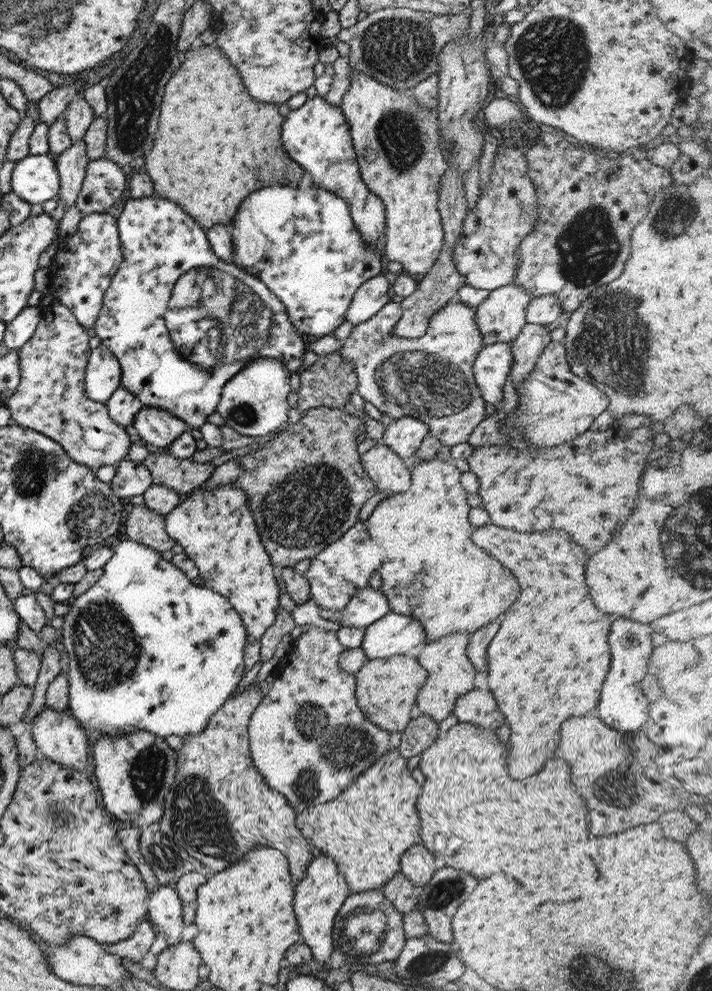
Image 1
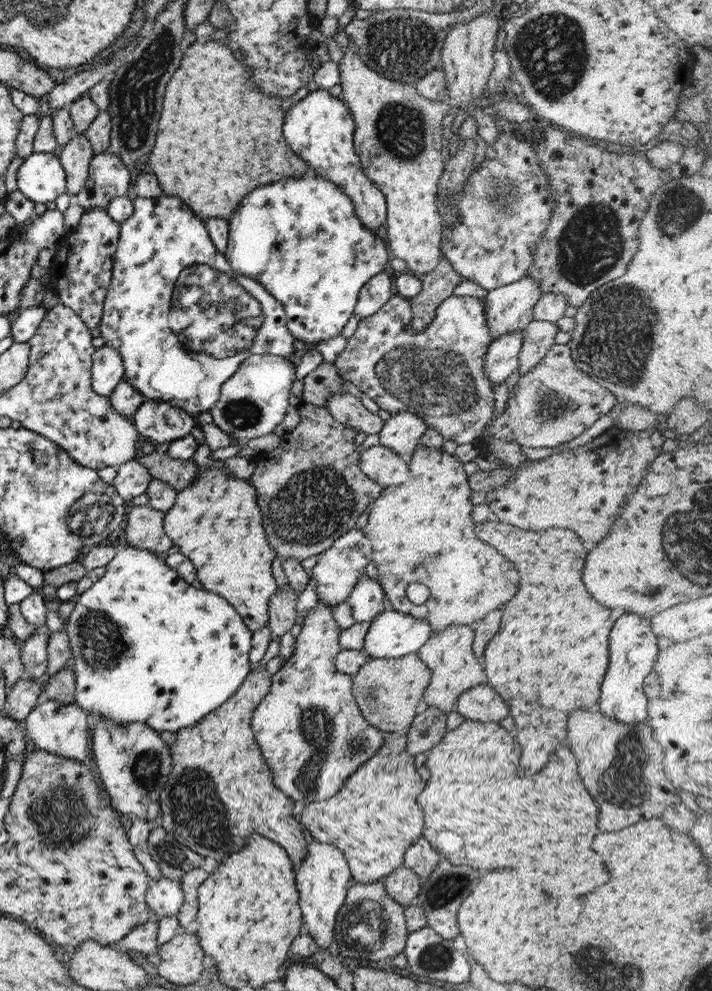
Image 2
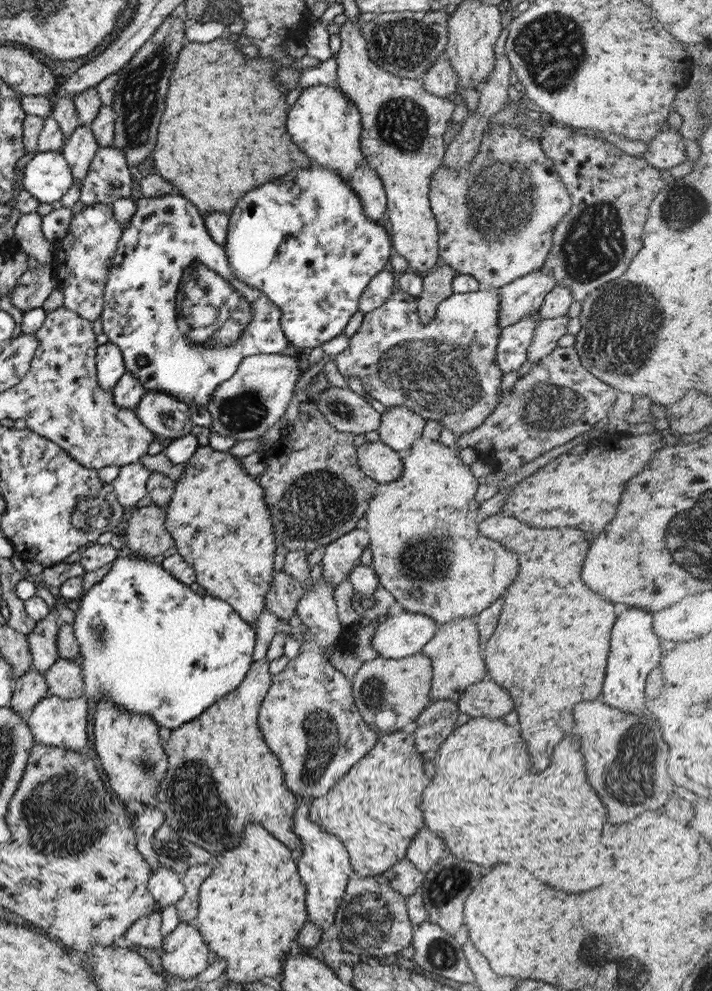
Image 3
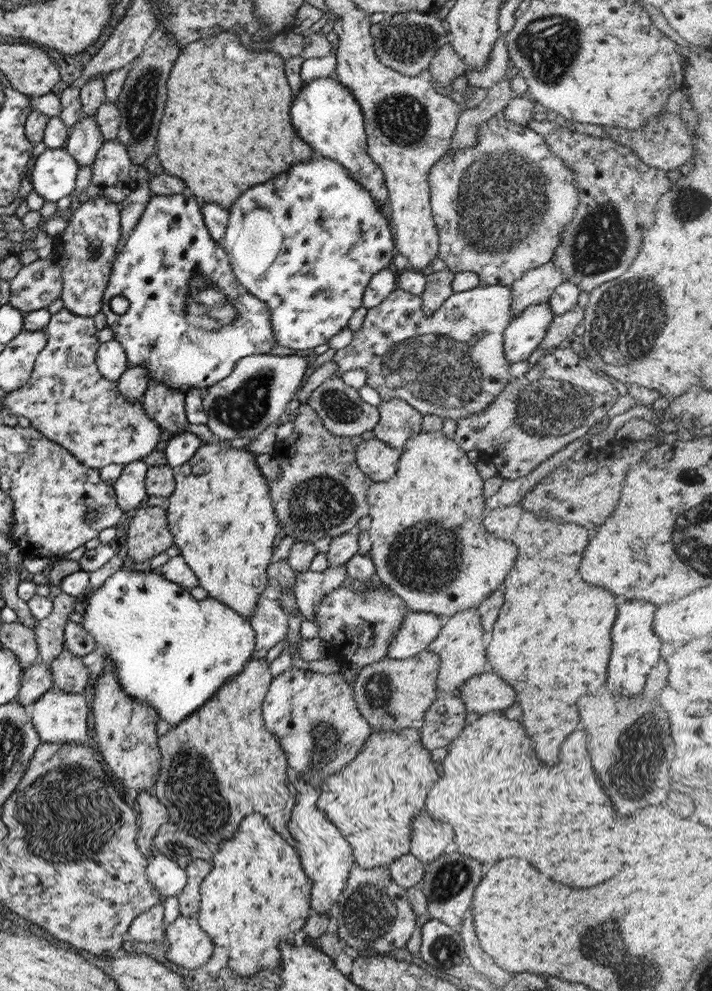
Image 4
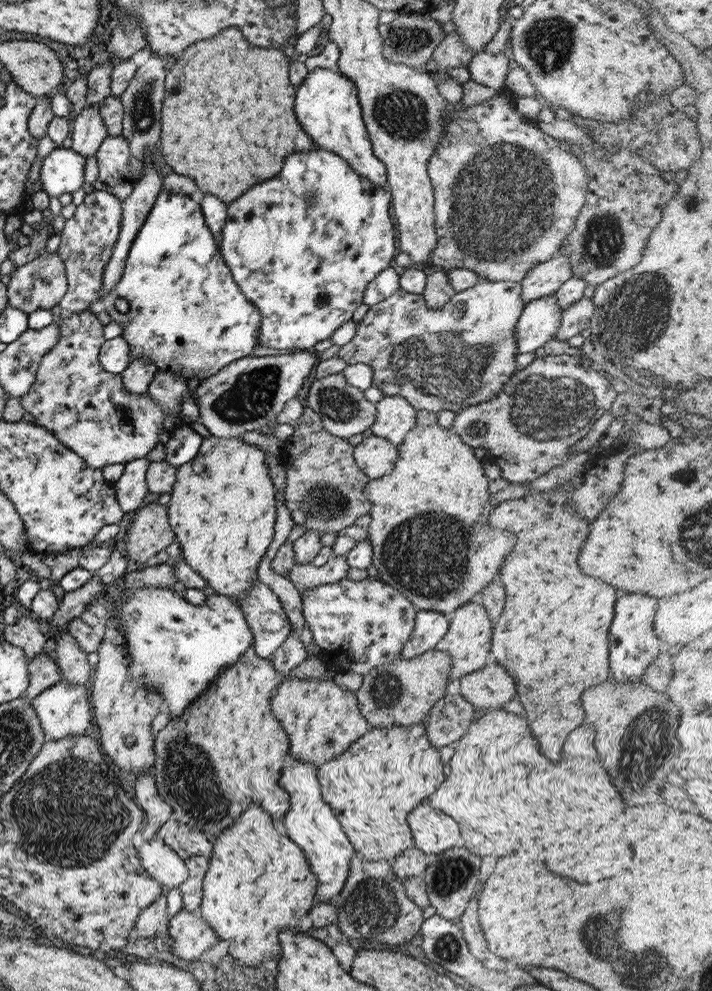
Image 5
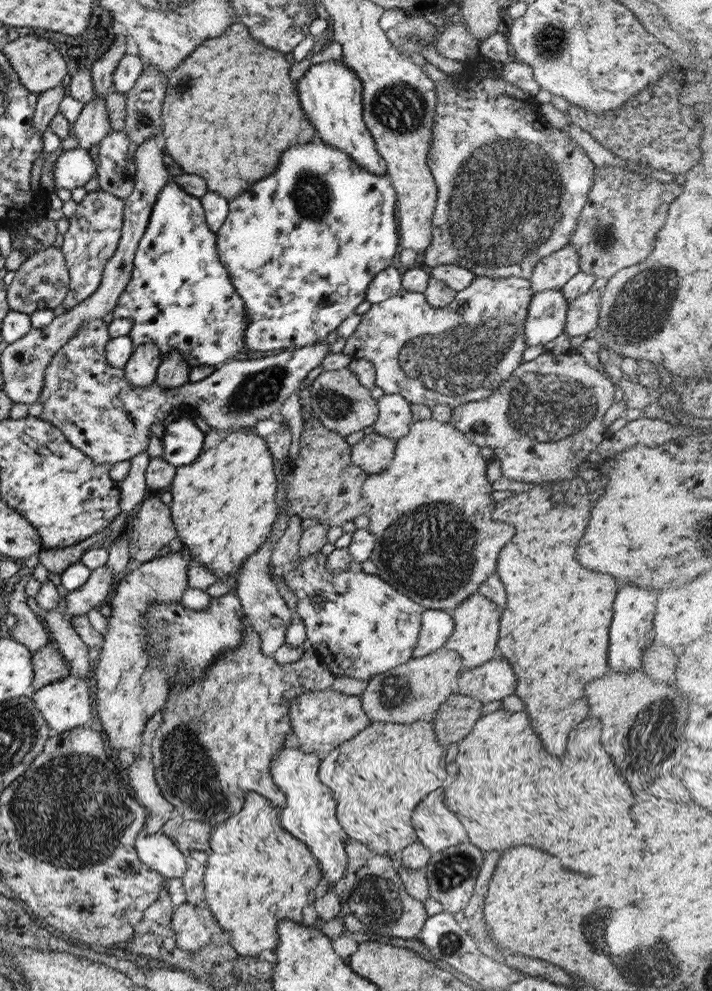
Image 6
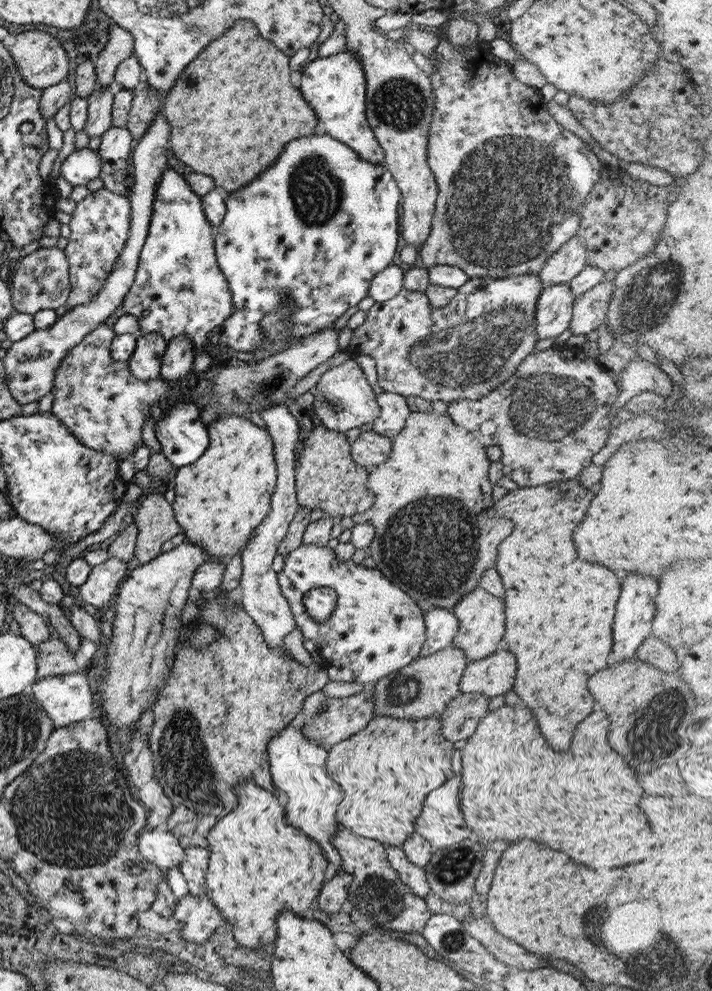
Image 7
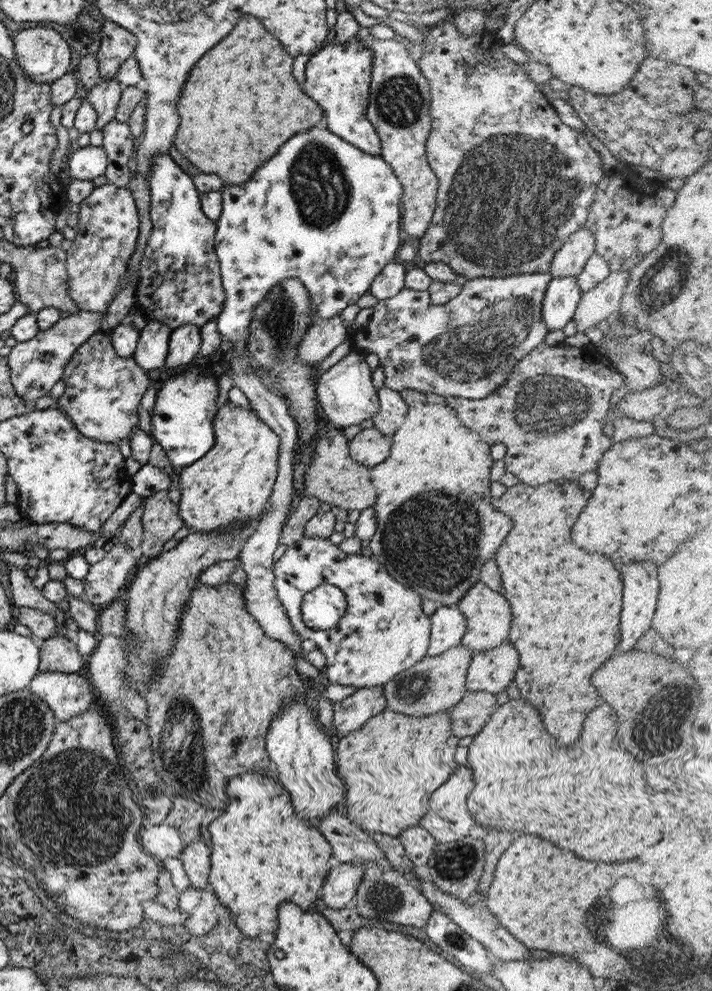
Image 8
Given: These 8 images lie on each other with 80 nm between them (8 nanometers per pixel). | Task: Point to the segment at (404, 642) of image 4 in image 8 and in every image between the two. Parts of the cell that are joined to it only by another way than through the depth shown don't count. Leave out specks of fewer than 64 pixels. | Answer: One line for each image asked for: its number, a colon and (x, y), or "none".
5: (429, 627)
6: (436, 625)
7: (441, 625)
8: (447, 625)

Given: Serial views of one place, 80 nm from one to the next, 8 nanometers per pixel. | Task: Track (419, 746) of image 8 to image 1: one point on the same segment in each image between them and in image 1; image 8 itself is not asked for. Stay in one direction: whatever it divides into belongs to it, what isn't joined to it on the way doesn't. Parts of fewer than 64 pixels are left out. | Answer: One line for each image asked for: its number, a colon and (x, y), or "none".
1: (365, 829)
2: (374, 817)
3: (374, 809)
4: (371, 800)
5: (374, 784)
6: (378, 777)
7: (385, 770)

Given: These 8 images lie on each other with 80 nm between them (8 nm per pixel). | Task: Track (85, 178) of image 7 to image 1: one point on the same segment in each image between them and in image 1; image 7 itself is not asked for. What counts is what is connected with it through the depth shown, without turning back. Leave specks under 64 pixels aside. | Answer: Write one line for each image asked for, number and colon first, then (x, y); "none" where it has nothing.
1: (33, 179)
2: (40, 178)
3: (46, 176)
4: (51, 174)
5: (61, 171)
6: (74, 167)

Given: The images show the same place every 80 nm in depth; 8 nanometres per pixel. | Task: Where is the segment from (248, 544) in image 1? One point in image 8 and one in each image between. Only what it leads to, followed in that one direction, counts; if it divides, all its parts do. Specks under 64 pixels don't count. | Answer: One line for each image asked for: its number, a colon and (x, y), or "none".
2: (214, 522)
3: (216, 516)
4: (220, 515)
5: (222, 508)
6: (222, 508)
7: (220, 498)
8: (230, 483)

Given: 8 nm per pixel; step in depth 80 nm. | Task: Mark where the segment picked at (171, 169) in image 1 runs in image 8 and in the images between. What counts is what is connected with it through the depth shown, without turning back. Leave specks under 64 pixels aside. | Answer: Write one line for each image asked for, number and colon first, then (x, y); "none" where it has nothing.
2: (218, 138)
3: (222, 132)
4: (222, 138)
5: (213, 130)
6: (212, 126)
7: (221, 114)
8: (229, 124)

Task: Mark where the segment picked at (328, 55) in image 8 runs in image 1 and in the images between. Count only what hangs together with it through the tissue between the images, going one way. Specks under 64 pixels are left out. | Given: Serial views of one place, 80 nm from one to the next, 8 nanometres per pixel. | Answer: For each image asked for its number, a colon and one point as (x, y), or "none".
1: (316, 136)
2: (318, 128)
3: (322, 122)
4: (325, 115)
5: (326, 104)
6: (329, 93)
7: (334, 86)

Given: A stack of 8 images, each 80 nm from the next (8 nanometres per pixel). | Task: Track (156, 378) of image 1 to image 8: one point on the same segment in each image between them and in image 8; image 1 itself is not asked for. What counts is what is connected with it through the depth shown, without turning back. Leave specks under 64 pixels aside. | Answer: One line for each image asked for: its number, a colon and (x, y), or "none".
2: (182, 322)
3: (182, 322)
4: (188, 320)
5: (185, 314)
6: (179, 297)
7: (178, 289)
8: (179, 282)

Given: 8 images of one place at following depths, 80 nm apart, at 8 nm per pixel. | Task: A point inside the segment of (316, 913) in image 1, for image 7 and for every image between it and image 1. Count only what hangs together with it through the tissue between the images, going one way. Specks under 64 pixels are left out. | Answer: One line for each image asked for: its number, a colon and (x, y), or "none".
2: (322, 878)
3: (323, 867)
4: (324, 855)
5: (309, 822)
6: (308, 815)
7: (297, 769)

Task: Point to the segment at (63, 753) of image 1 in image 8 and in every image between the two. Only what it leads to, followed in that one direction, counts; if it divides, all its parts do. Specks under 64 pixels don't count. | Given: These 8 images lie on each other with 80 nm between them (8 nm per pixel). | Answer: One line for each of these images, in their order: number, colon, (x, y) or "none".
2: (54, 727)
3: (53, 721)
4: (58, 717)
5: (63, 709)
6: (64, 704)
7: (66, 698)
8: (66, 694)

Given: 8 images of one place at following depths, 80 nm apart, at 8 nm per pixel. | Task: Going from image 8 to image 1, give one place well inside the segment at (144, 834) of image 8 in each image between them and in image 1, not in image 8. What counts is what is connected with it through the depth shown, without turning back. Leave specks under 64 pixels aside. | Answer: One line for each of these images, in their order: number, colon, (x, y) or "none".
1: (163, 908)
2: (164, 897)
3: (164, 886)
4: (166, 877)
5: (160, 863)
6: (157, 851)
7: (160, 847)

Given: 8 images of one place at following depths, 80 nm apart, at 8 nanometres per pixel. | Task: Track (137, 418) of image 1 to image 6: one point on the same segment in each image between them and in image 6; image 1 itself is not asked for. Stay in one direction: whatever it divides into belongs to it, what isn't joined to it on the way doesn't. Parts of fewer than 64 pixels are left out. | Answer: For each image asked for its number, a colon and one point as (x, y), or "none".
2: (159, 423)
3: (166, 418)
4: (164, 405)
5: (166, 389)
6: (172, 372)

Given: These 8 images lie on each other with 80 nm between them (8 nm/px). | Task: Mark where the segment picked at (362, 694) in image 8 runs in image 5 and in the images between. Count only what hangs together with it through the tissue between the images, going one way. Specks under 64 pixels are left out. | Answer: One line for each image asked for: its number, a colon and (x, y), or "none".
5: (321, 719)
6: (319, 719)
7: (343, 717)

